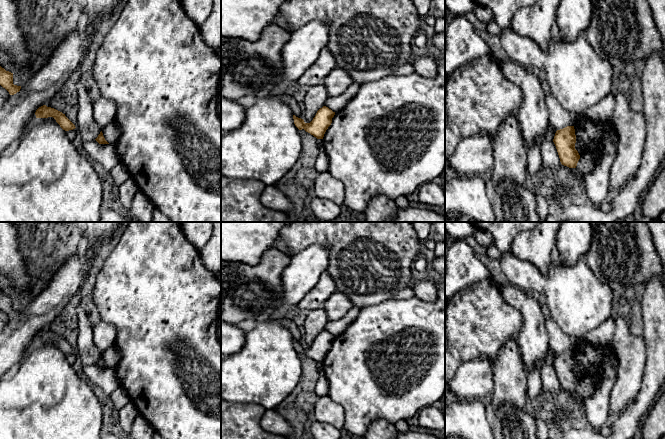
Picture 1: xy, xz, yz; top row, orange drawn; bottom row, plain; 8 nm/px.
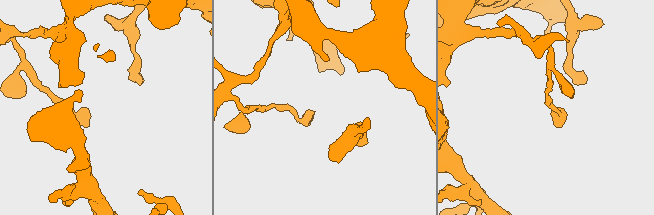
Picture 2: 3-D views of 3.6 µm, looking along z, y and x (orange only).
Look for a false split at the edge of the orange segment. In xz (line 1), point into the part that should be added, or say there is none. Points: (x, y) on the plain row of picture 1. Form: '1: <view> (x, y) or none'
1: none

